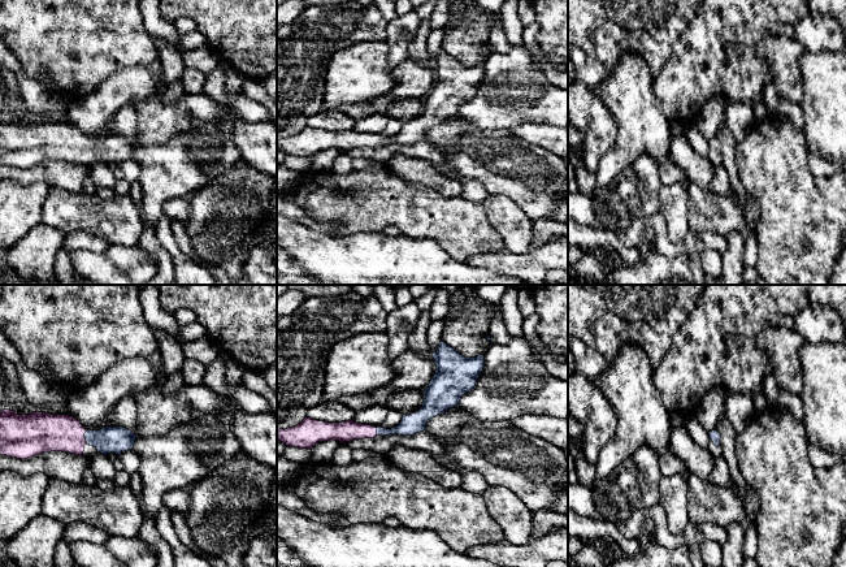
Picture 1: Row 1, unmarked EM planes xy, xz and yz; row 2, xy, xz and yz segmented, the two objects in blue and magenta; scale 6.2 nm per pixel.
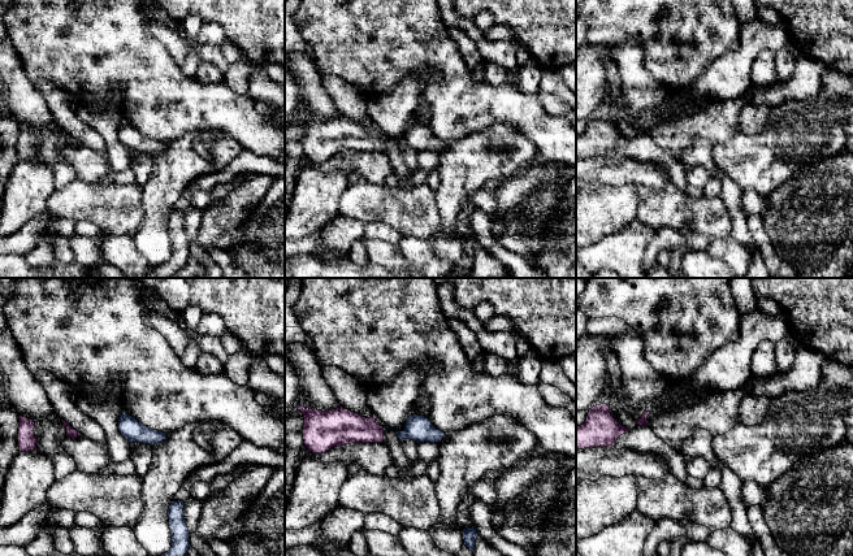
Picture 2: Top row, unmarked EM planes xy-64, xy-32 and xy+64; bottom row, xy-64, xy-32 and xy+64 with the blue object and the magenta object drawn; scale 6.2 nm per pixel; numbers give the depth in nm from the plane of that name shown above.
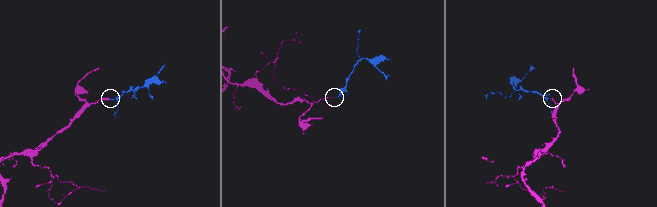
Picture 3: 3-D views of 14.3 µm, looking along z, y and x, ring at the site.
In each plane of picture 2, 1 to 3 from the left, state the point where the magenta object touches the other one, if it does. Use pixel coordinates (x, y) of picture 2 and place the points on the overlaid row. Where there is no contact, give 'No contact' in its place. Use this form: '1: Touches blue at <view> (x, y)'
1: No contact
2: No contact
3: No contact

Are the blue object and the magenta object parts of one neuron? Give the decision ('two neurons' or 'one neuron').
one neuron

